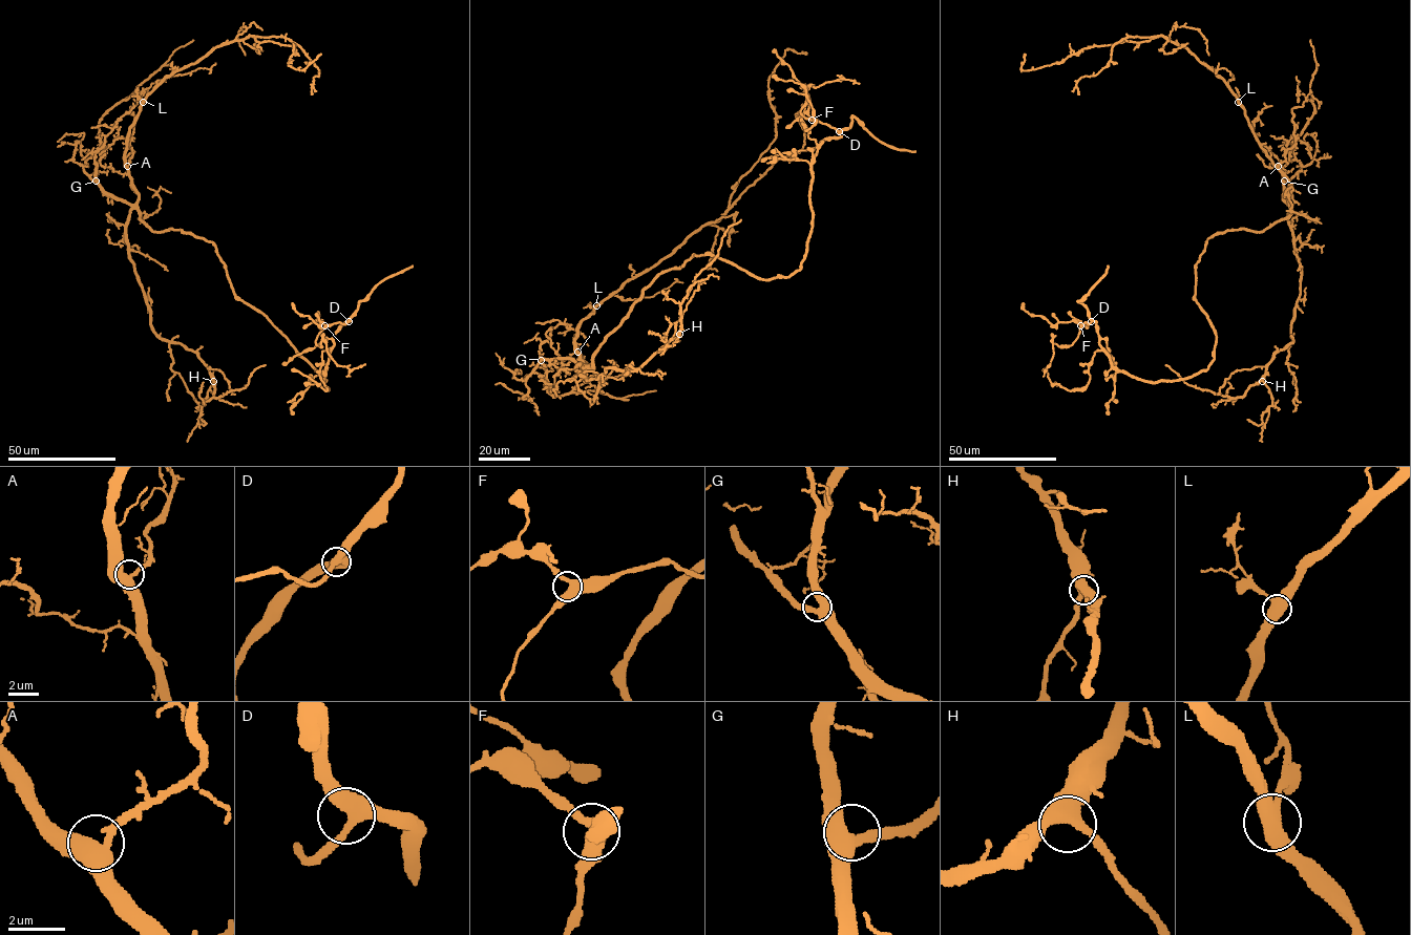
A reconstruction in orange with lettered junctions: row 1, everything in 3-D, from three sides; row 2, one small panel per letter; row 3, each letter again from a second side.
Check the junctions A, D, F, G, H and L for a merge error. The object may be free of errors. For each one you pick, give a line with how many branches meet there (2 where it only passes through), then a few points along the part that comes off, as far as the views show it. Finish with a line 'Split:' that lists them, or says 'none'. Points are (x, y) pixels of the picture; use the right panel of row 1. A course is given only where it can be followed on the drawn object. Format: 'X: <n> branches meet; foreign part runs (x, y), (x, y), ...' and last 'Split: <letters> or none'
Split: none

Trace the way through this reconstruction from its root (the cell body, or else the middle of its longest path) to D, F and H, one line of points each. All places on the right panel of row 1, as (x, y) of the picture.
D: (1243, 229), (1209, 237), (1196, 264), (1195, 298), (1216, 336), (1206, 370), (1132, 378), (1112, 365), (1091, 321)
F: (1243, 229), (1209, 237), (1196, 264), (1216, 336), (1206, 370), (1138, 380), (1096, 322), (1080, 325)
H: (1243, 229), (1263, 231), (1286, 218), (1291, 209), (1288, 225), (1301, 268), (1292, 341), (1275, 355), (1262, 381)

